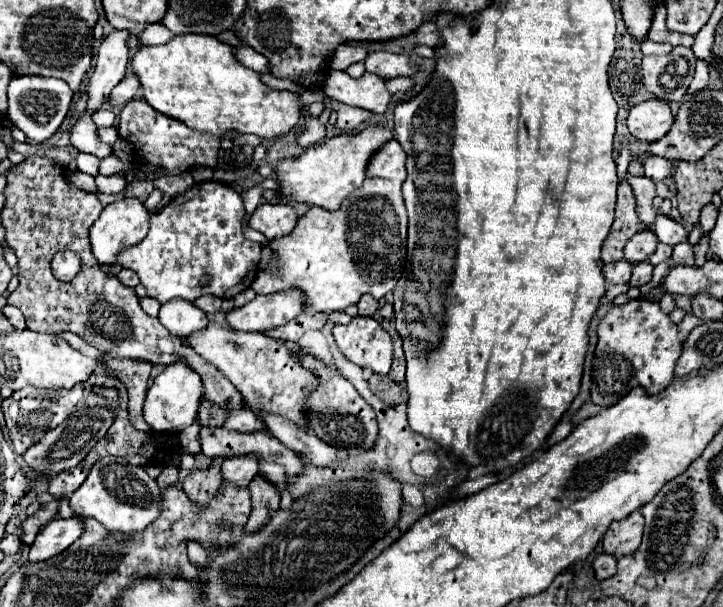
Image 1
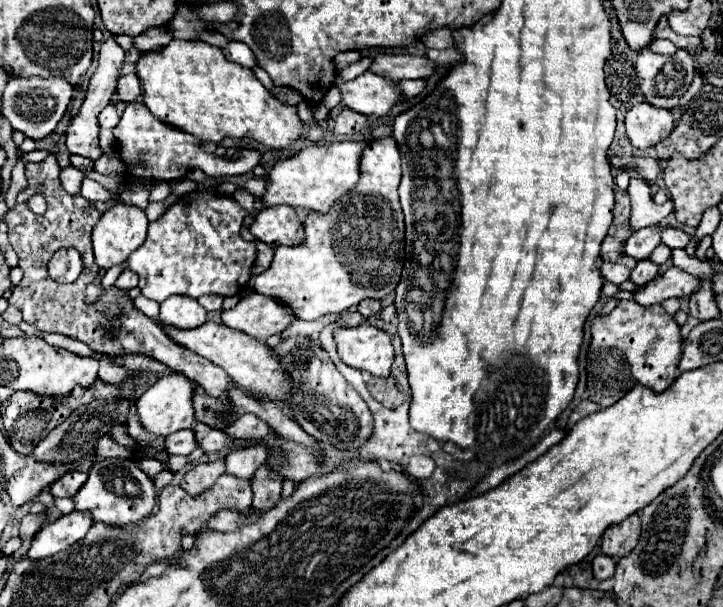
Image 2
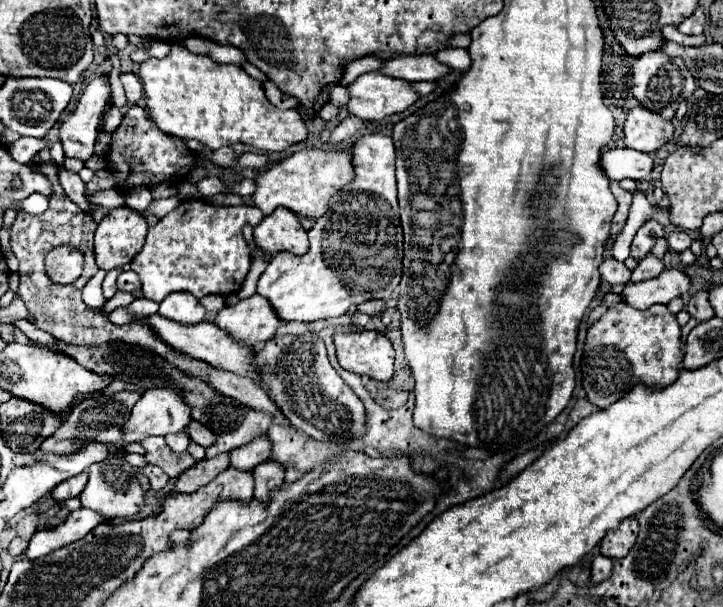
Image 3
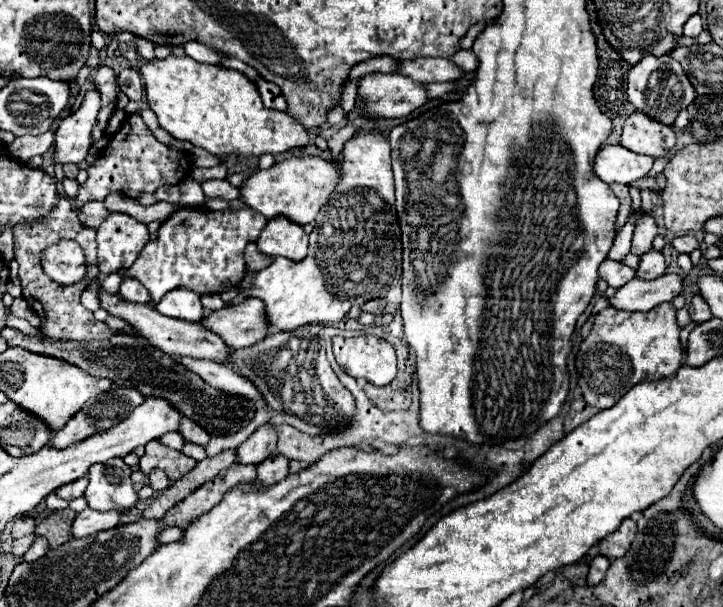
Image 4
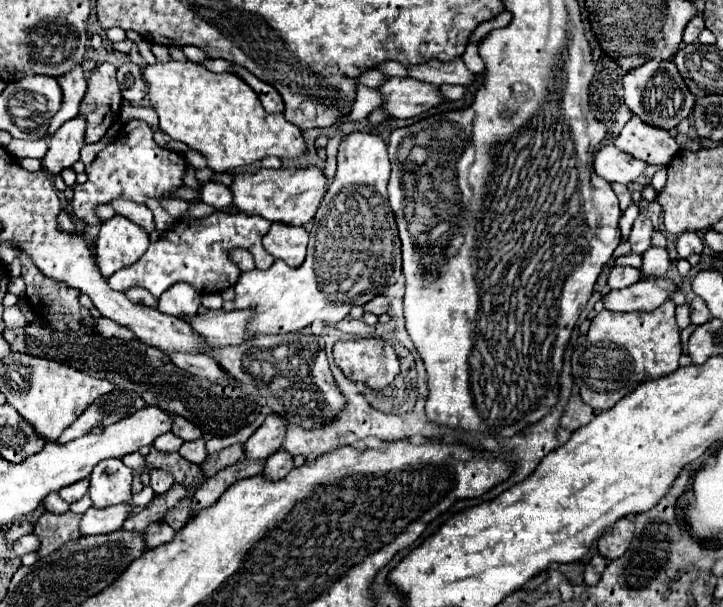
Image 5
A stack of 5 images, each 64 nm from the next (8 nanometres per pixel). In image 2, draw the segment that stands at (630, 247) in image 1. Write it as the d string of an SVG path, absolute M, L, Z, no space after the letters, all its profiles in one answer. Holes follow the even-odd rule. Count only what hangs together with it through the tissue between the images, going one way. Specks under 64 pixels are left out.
M646 226L638 232L634 232L628 242L626 242L626 254L636 258L636 260L644 260L650 258L652 250L660 244L660 226Z

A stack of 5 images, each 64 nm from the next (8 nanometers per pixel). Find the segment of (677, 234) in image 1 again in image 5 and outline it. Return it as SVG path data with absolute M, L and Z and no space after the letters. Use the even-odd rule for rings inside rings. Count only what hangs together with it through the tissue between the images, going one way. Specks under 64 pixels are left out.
M684 232L684 234L680 234L680 238L678 238L676 250L678 250L678 256L680 256L680 258L688 258L690 254L702 254L704 242L698 238L696 232Z

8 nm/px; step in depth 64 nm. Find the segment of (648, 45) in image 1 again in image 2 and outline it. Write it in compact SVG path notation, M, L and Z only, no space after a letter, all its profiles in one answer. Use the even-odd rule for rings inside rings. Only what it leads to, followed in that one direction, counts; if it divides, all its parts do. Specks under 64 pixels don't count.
M660 40L660 42L652 42L652 44L648 46L648 50L658 52L658 54L676 54L678 48L676 48L670 40Z

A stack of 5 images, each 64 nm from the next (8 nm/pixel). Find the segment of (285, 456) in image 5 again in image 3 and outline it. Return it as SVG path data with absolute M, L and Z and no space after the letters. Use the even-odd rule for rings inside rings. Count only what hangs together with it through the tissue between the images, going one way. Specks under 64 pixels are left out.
M266 460L262 464L258 464L254 468L254 478L256 478L256 486L254 486L254 496L262 502L268 500L268 494L280 486L284 482L284 464L276 462L276 460Z

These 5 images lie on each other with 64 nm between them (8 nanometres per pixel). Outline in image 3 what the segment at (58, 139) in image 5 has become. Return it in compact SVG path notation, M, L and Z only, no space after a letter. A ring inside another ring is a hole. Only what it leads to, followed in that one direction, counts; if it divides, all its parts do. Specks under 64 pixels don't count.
M108 74L96 76L78 100L76 110L60 126L60 142L66 158L88 160L94 154L98 122L110 96Z

